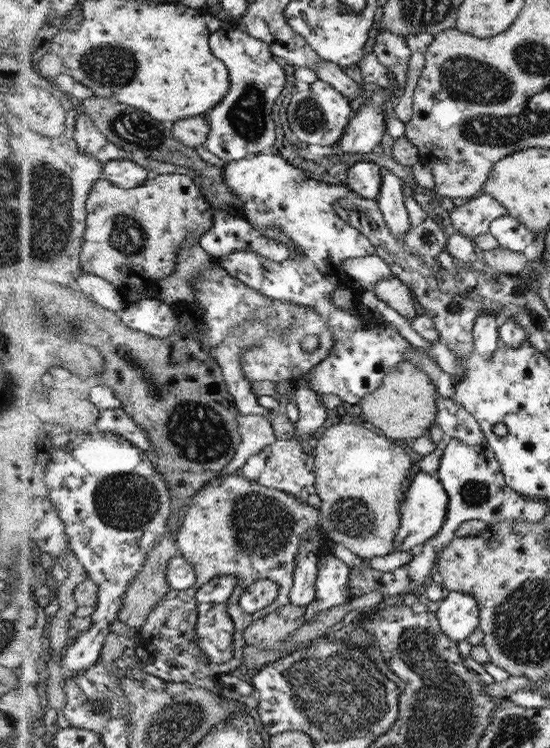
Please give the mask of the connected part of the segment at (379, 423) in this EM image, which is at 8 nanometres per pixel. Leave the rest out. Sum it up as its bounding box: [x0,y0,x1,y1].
[357,364,438,444]

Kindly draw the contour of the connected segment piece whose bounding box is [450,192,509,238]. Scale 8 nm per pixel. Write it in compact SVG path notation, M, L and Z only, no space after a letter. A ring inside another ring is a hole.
M485 192L477 194L450 213L453 227L466 237L474 238L489 232L490 223L509 212L496 199Z

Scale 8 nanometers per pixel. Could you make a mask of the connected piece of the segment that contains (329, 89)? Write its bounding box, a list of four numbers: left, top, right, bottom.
[287,79,353,148]

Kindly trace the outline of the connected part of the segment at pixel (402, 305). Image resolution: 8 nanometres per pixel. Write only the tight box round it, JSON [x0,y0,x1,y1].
[372,275,417,324]

